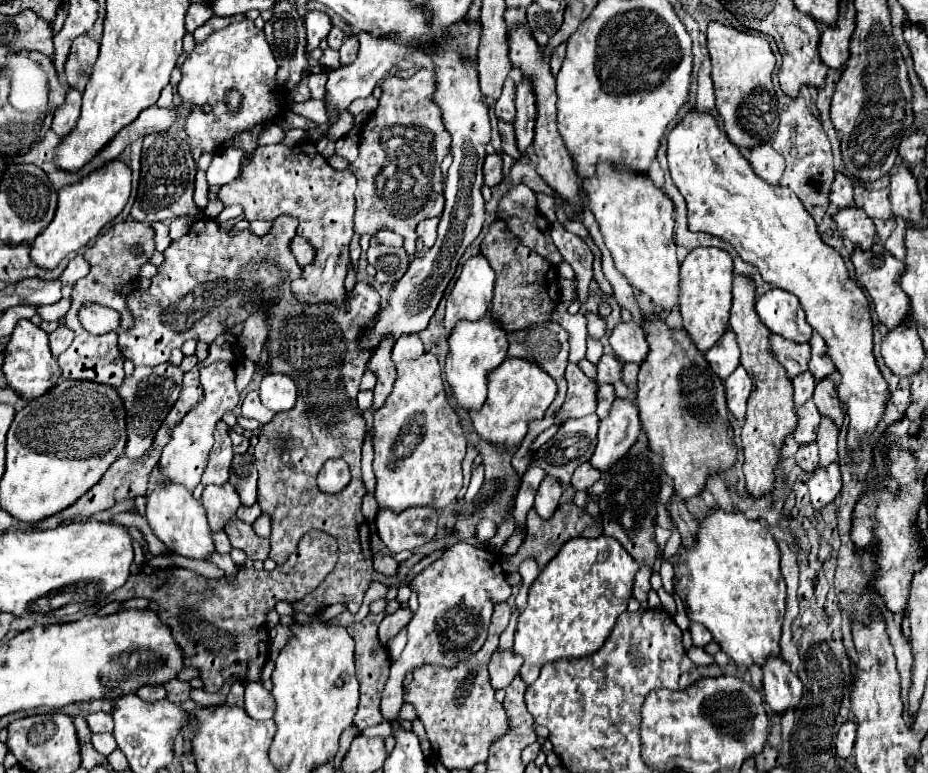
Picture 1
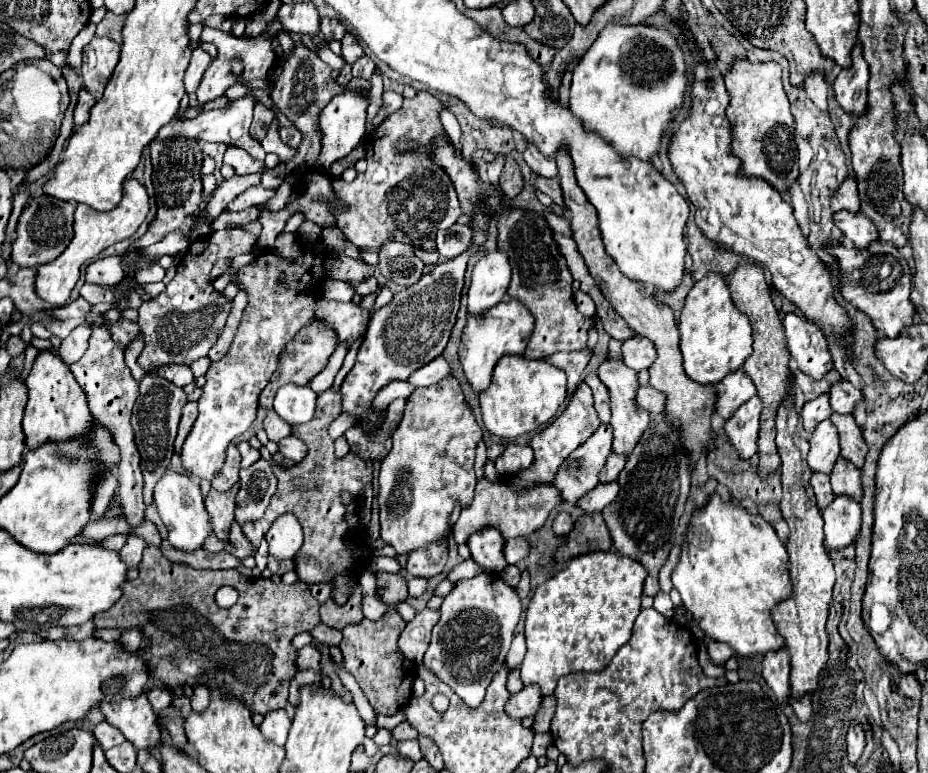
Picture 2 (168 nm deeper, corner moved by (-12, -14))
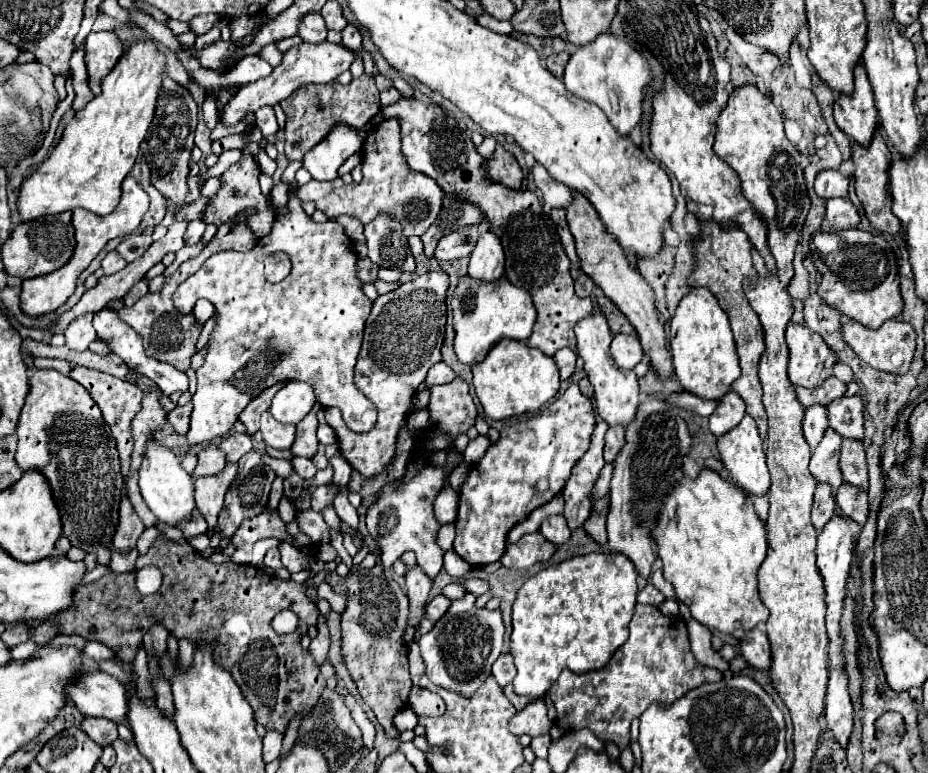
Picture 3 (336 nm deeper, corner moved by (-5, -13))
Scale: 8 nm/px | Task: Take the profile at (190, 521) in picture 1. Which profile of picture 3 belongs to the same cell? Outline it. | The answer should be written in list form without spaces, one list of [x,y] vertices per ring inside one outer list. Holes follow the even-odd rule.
[[[148,443],[144,461],[140,467],[140,479],[138,479],[142,497],[150,511],[164,521],[170,527],[180,527],[182,521],[188,521],[192,517],[192,511],[196,509],[194,503],[194,481],[192,477],[184,471],[180,465],[180,457],[176,457],[170,449],[158,445],[158,443]]]

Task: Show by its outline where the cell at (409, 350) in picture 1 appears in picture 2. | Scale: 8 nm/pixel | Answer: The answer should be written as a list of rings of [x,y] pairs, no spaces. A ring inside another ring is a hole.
[[[439,356],[439,358],[435,358],[433,362],[429,362],[427,366],[415,370],[415,372],[411,374],[409,382],[411,382],[413,386],[431,386],[431,384],[437,384],[439,380],[447,378],[449,374],[451,374],[449,364]]]

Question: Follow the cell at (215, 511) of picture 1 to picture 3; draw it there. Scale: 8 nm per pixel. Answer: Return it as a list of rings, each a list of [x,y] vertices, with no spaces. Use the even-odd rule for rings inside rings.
[[[228,463],[220,475],[196,479],[196,507],[206,519],[210,529],[218,525],[218,515],[220,509],[224,507],[224,495],[228,493],[236,475],[238,475],[238,465]]]

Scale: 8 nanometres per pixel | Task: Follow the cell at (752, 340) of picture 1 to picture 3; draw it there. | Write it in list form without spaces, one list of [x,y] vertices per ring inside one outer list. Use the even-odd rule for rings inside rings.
[[[716,221],[702,223],[702,235],[696,241],[696,269],[690,275],[690,285],[708,287],[716,295],[720,307],[726,311],[730,319],[736,349],[740,355],[740,367],[742,367],[742,375],[732,383],[732,389],[744,399],[746,413],[754,417],[760,437],[766,439],[768,423],[766,423],[766,409],[762,403],[762,385],[758,379],[758,361],[764,353],[764,331],[758,321],[758,315],[748,305],[742,289],[744,281],[754,281],[754,277],[758,277],[758,273],[752,263],[752,247],[748,235],[744,235],[744,231],[736,231],[736,227],[732,231],[720,231],[720,225]]]

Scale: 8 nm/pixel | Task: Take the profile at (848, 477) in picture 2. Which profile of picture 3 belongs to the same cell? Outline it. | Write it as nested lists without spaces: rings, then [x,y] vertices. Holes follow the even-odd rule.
[[[842,483],[836,489],[836,505],[844,515],[854,519],[856,523],[864,525],[868,517],[868,495],[864,489],[854,487],[850,483]]]

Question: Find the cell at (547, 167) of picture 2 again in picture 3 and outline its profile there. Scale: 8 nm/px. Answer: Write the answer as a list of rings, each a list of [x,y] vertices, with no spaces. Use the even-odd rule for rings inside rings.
[[[538,163],[532,167],[532,177],[536,187],[542,191],[546,207],[568,207],[572,201],[572,191],[564,183],[552,179],[548,171],[544,171],[544,167]]]

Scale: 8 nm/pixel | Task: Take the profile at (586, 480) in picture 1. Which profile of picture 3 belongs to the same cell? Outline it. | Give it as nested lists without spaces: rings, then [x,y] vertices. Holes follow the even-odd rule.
[[[610,427],[606,433],[606,447],[604,447],[604,461],[612,463],[620,449],[624,447],[624,427]]]

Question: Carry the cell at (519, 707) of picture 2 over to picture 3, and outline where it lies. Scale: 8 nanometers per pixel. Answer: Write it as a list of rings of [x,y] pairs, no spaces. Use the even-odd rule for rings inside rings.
[[[544,699],[530,701],[522,711],[516,711],[516,715],[508,723],[508,729],[512,731],[512,735],[526,733],[530,737],[546,735],[550,733],[550,727],[552,727],[552,721],[546,715]]]

